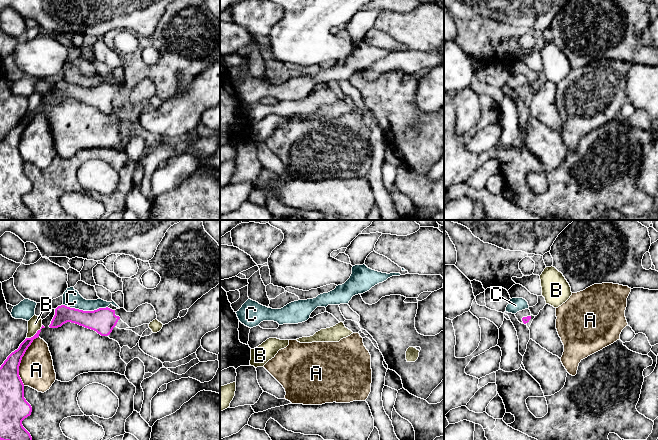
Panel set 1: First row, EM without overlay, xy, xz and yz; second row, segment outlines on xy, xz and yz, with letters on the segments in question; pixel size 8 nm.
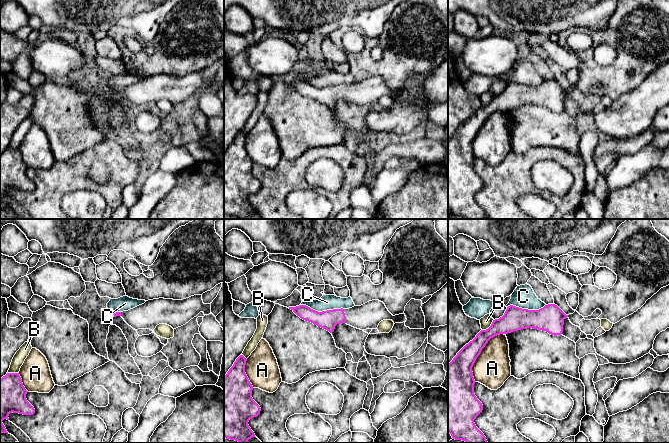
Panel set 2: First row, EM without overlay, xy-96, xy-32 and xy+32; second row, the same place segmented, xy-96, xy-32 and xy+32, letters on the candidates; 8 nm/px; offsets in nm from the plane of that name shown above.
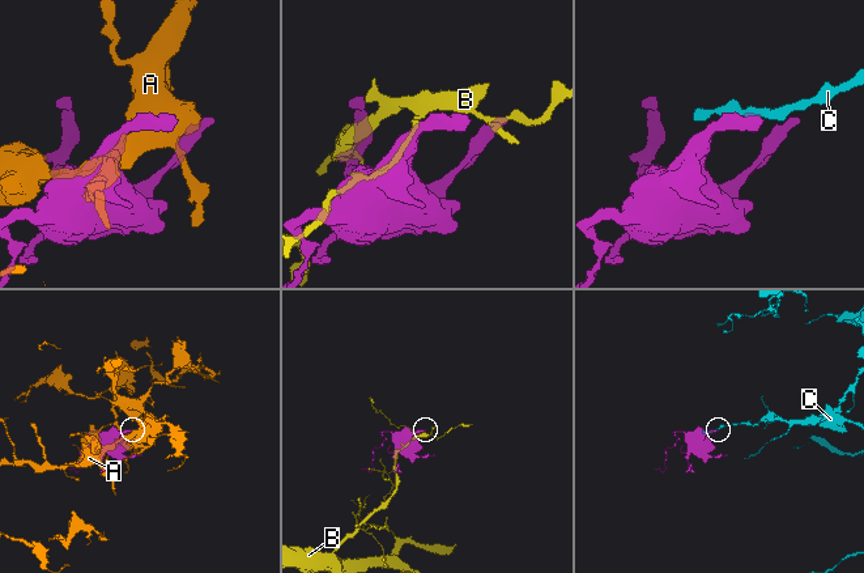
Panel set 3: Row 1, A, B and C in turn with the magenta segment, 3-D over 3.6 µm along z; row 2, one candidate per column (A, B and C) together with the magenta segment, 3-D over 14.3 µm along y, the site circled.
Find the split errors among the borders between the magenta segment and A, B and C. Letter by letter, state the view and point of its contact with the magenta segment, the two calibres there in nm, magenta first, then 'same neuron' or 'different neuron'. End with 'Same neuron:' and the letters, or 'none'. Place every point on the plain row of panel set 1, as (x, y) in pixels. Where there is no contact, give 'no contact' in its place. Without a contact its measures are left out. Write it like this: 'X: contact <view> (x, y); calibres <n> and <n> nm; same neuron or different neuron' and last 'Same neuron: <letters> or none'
A: contact xy (21, 135); calibres 190 and 280 nm; different neuron
B: contact xy (35, 110); calibres 100 and 110 nm; different neuron
C: contact xy (85, 87); calibres 200 and 140 nm; different neuron
Same neuron: none

